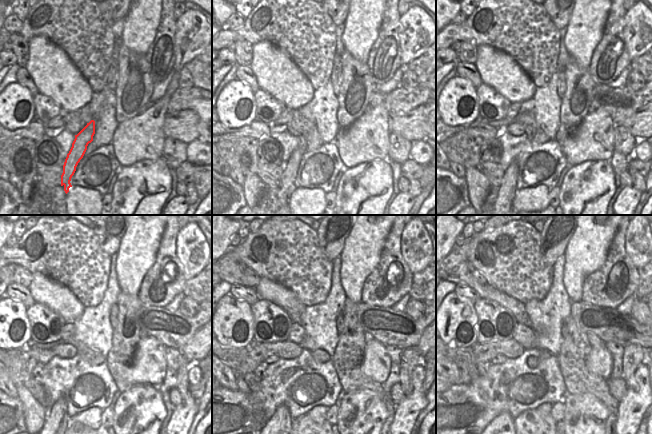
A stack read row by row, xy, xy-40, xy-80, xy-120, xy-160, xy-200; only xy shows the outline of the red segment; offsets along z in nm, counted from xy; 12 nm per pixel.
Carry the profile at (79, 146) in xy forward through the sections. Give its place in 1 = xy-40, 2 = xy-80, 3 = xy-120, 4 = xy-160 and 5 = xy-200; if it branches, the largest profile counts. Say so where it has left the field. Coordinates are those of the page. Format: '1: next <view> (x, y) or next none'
1: next xy-40 (287, 179)
2: next xy-80 (507, 190)
3: next xy-120 (56, 418)
4: next xy-160 (281, 418)
5: next xy-200 (504, 418)

